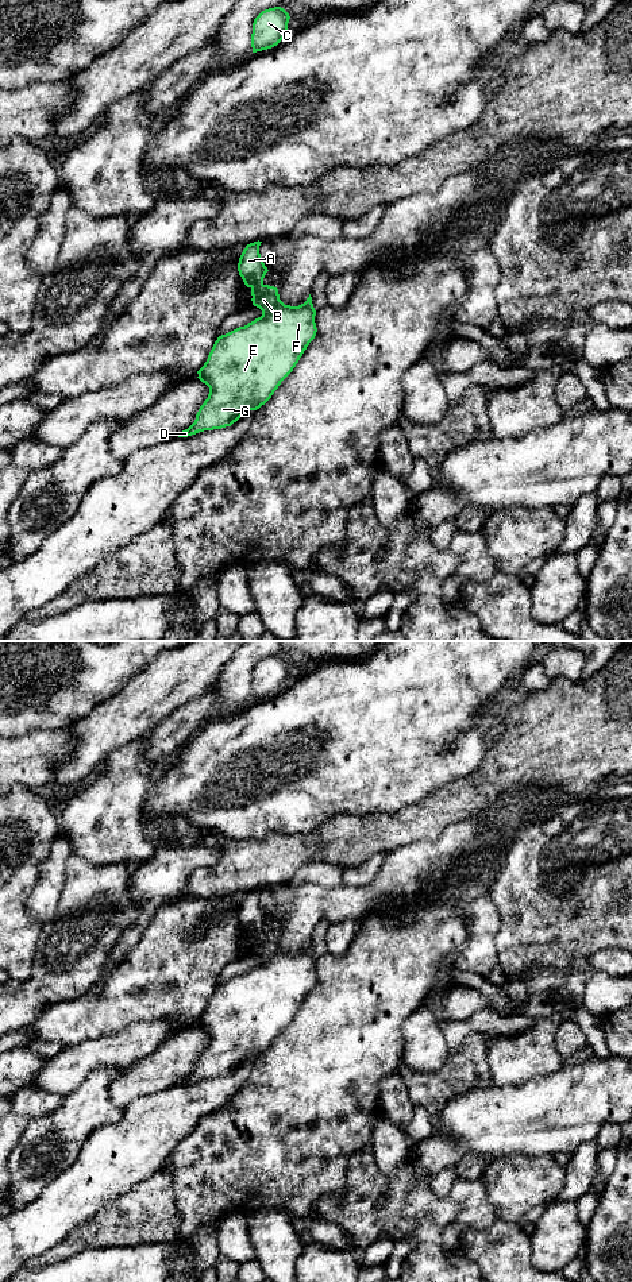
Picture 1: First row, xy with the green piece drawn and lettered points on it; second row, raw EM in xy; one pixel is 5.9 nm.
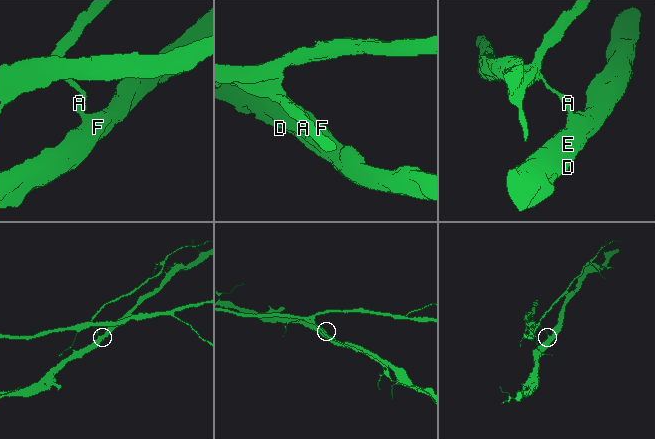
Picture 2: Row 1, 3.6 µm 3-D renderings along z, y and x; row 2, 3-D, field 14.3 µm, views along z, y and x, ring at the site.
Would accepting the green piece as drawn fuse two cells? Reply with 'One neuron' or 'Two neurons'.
Two neurons

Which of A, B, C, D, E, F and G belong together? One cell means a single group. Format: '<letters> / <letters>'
A C / B D E F G

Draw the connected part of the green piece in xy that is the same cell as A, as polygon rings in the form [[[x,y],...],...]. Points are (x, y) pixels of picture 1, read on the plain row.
[[[258,888],[247,892],[239,905],[238,919],[247,935],[263,931],[263,926],[269,919],[259,901],[261,891]]]

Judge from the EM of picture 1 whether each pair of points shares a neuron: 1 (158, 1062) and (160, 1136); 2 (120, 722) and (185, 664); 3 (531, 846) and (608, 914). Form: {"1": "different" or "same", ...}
{"1": "different", "2": "same", "3": "same"}

